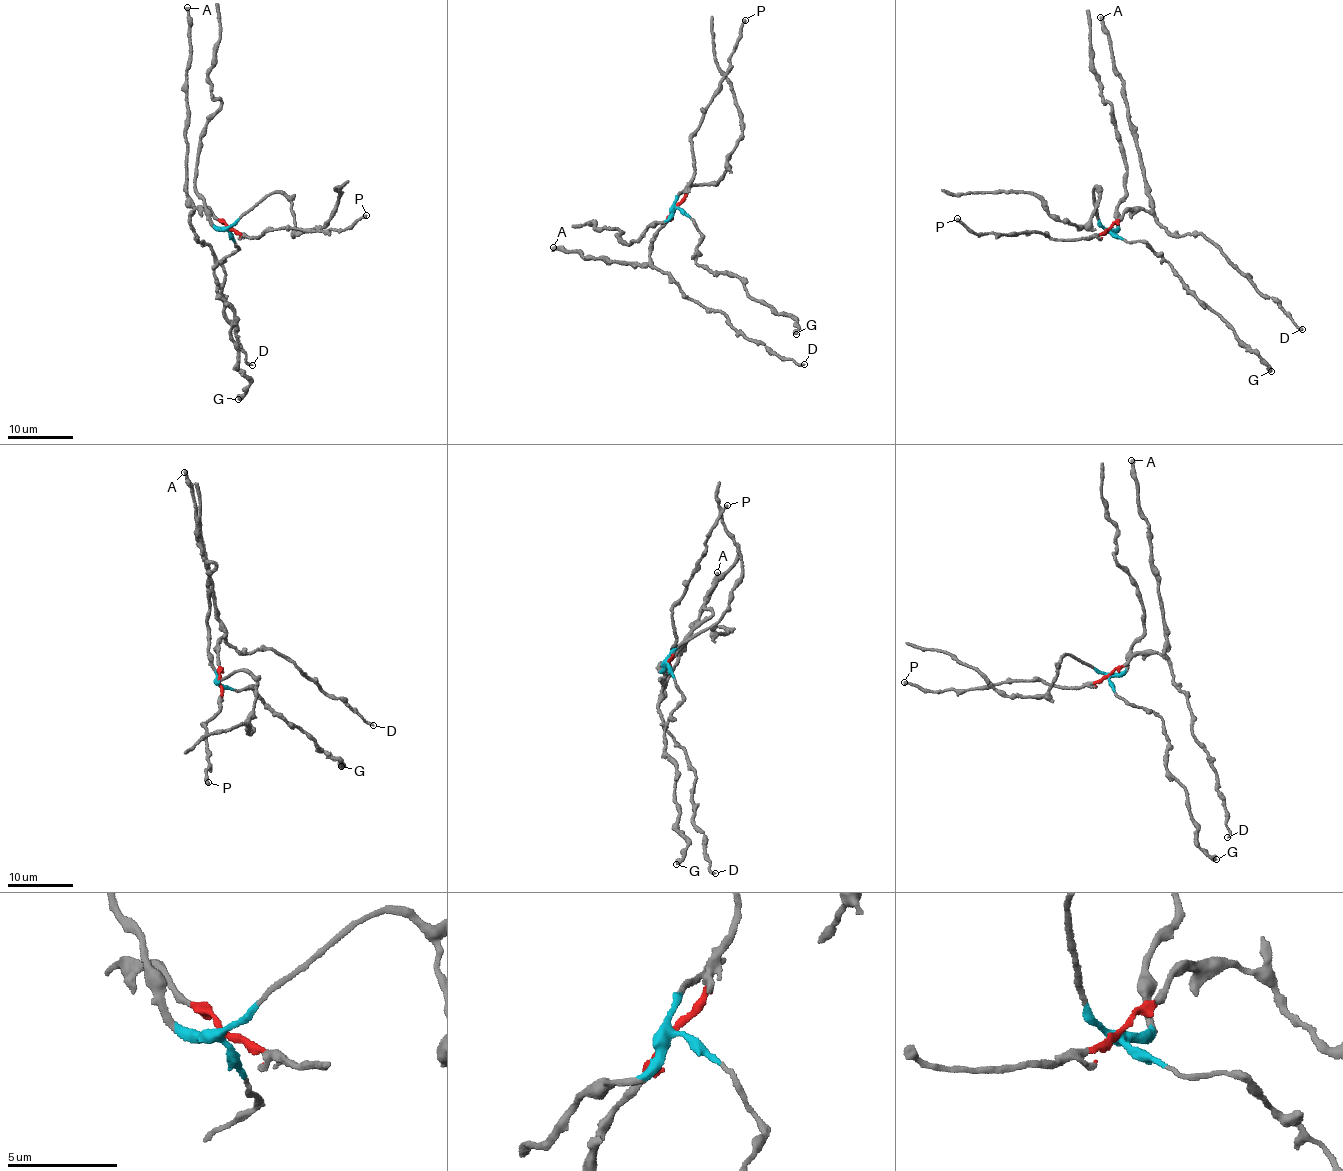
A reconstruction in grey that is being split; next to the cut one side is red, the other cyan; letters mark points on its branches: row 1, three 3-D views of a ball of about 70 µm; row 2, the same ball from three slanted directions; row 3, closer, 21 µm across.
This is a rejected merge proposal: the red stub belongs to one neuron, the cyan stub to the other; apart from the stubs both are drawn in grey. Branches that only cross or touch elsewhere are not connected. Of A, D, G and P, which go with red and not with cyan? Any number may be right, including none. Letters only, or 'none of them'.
A, D, P

